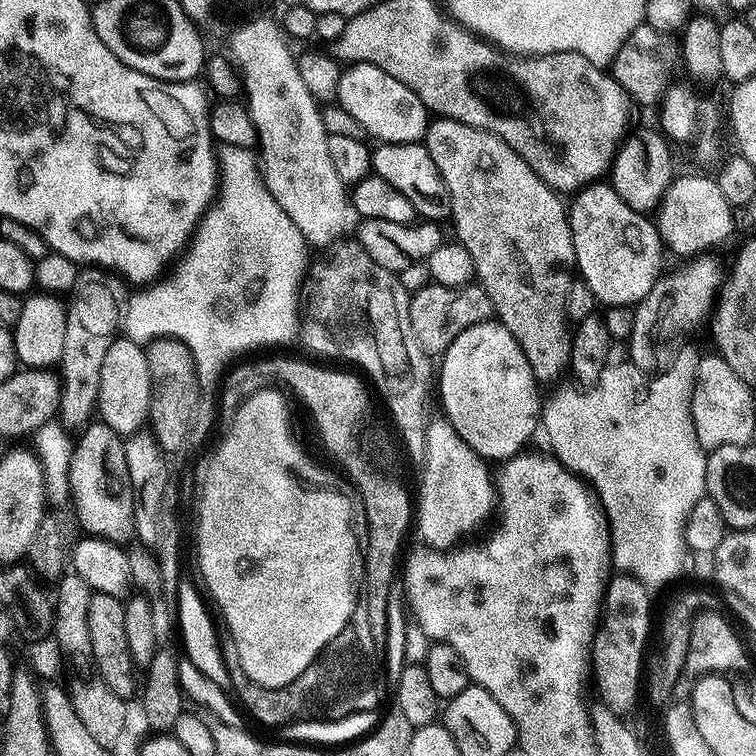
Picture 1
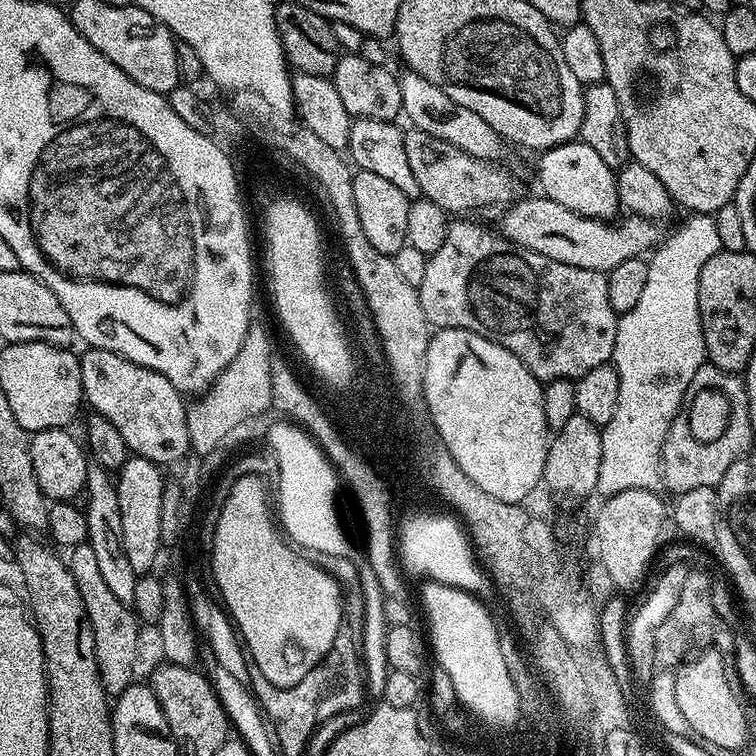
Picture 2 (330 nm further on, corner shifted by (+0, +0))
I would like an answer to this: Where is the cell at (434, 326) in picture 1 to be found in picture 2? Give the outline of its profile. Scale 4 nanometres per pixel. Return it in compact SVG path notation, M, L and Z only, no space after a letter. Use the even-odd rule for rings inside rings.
M456 218L451 221L446 230L446 242L438 246L438 250L428 257L426 262L426 275L422 278L419 286L420 301L422 302L422 314L426 314L429 325L433 329L461 328L470 330L487 340L493 340L498 346L510 350L530 374L541 382L550 380L571 380L573 382L594 370L598 366L609 363L614 350L614 338L616 337L616 321L618 314L610 306L610 294L606 294L608 277L603 272L594 270L582 270L578 266L566 266L566 262L554 262L554 258L542 258L542 254L534 254L534 250L526 250L514 242L510 242L506 237L500 235L499 231L483 228L480 224L468 220L472 218Z

